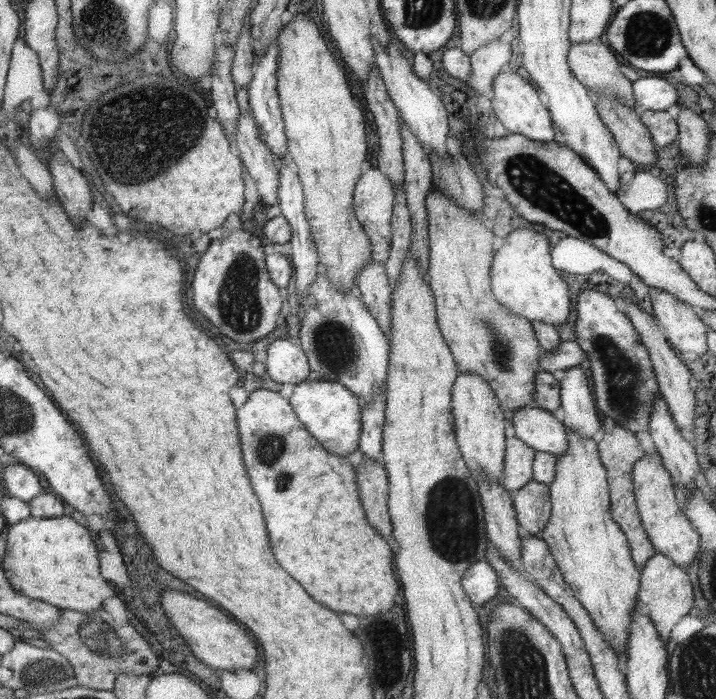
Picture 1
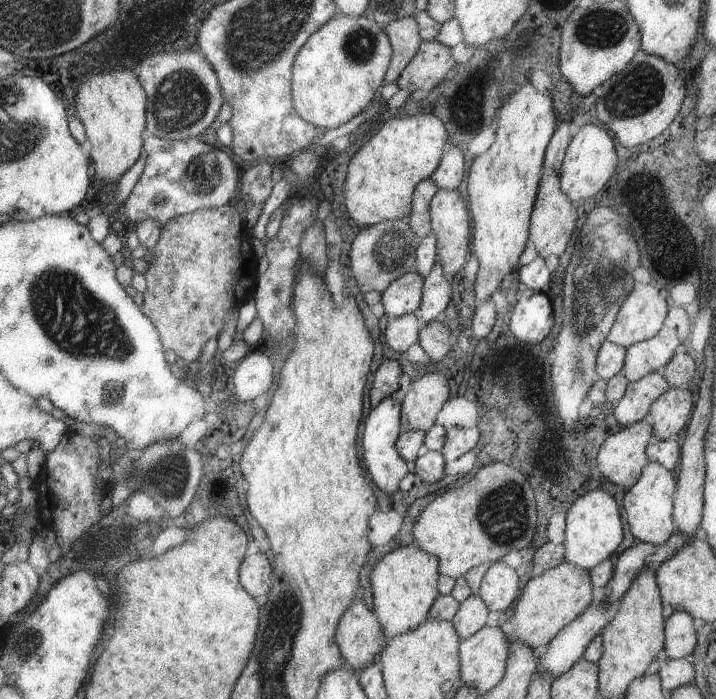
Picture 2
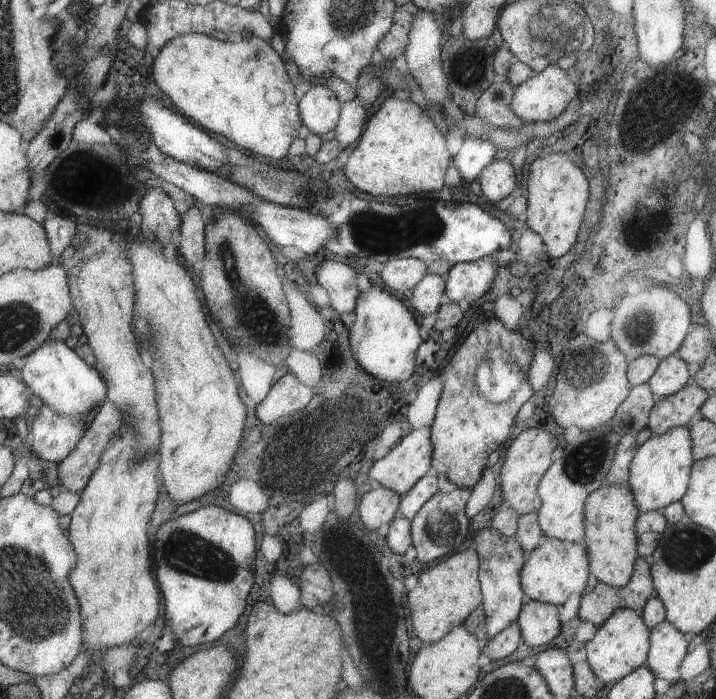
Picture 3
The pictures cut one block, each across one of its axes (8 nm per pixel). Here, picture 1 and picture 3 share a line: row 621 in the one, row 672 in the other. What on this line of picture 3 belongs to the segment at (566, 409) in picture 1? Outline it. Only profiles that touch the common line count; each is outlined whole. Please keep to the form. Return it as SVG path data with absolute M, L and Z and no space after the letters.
M659 598L647 600L647 606L641 614L633 610L615 610L605 624L601 624L595 636L585 644L585 662L589 664L591 672L603 682L619 682L627 674L635 672L637 668L645 668L649 656L649 630L655 628L665 620L665 608Z

